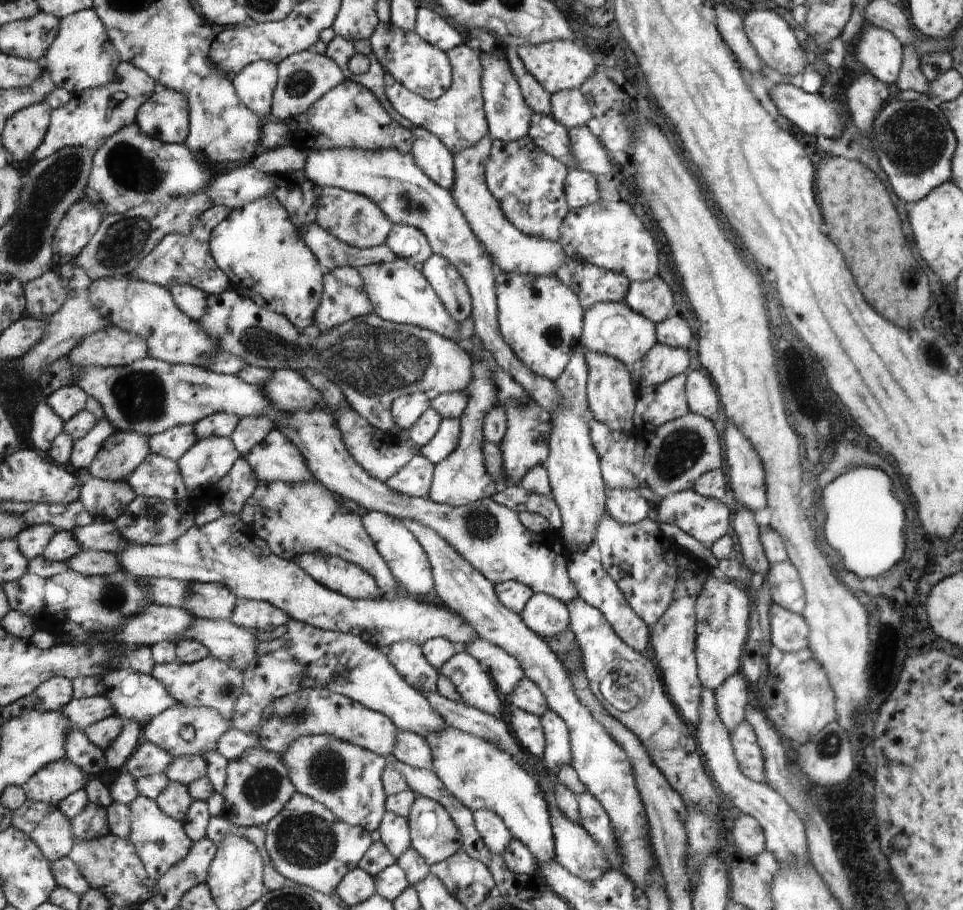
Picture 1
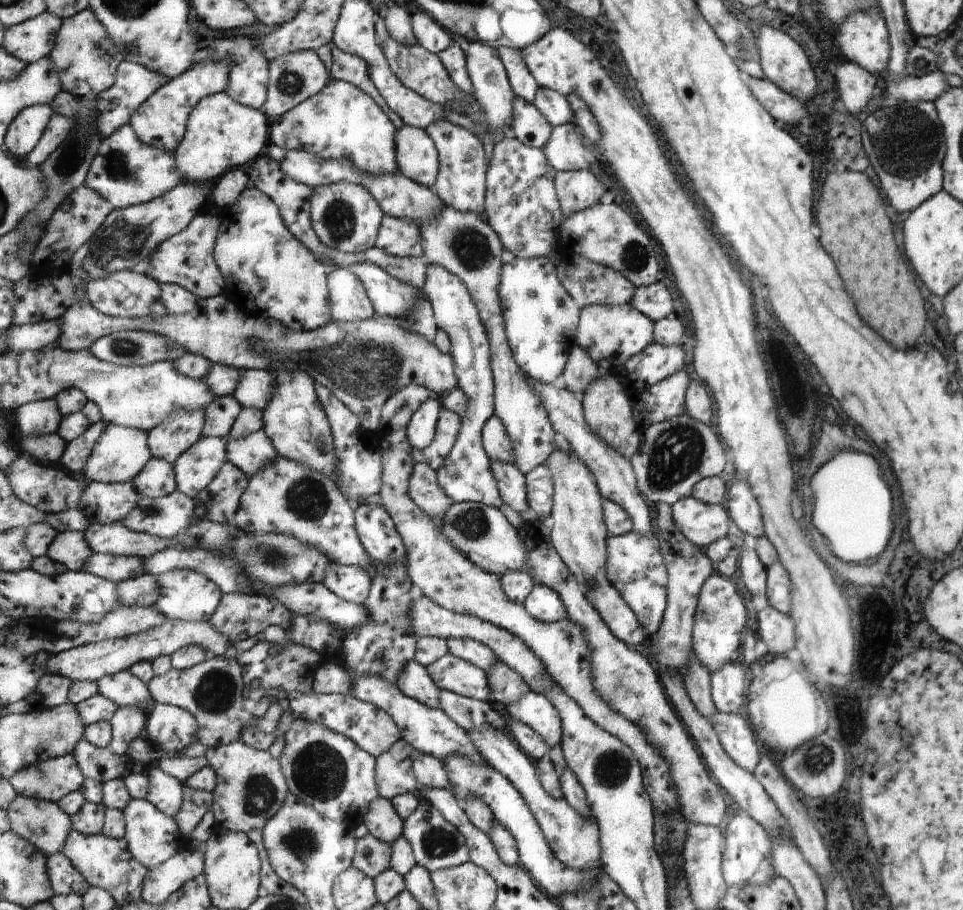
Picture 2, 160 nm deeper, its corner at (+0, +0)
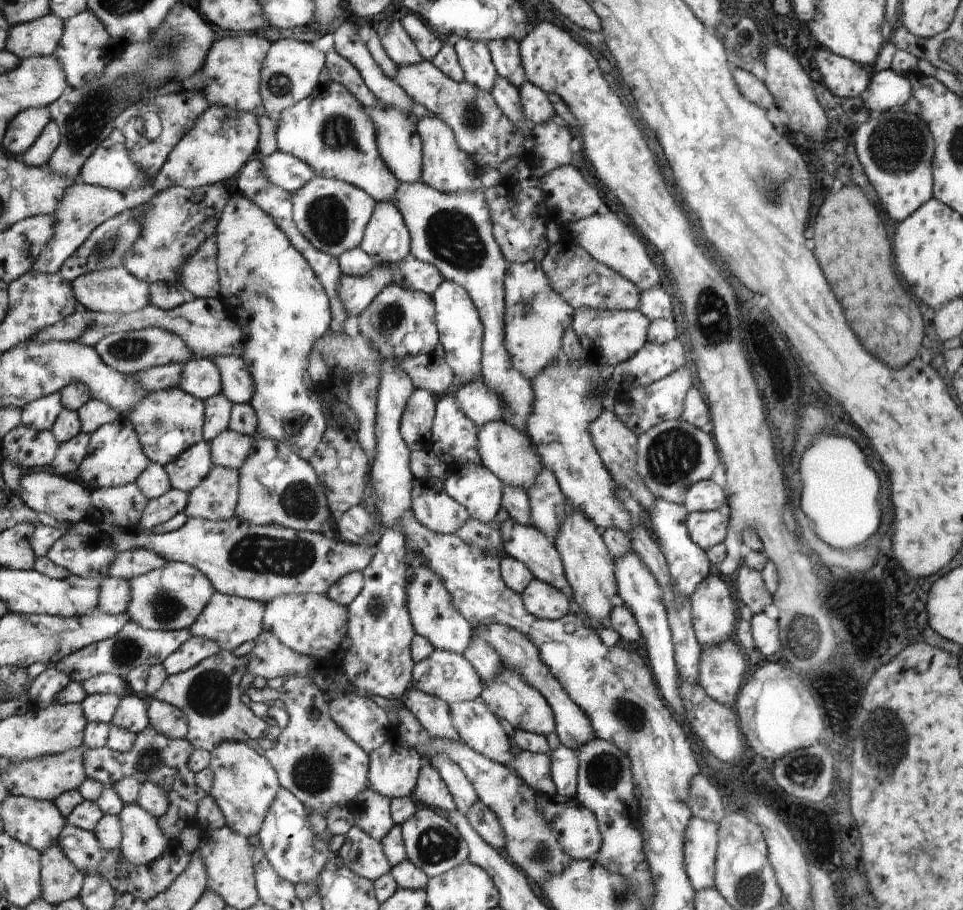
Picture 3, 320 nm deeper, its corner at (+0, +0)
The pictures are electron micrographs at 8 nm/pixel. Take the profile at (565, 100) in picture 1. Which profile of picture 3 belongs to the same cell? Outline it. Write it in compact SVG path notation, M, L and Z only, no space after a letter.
M526 82L518 90L521 109L530 127L549 122L556 117L549 95L537 85Z

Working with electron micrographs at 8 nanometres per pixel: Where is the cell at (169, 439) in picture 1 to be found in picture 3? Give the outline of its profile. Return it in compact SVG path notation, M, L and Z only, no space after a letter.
M179 387L148 392L148 396L132 408L128 417L136 429L145 455L162 466L172 463L193 444L204 440L205 401L198 400Z

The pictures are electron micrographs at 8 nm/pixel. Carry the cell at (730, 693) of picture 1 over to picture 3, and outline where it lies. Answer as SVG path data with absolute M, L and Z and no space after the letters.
M725 640L718 646L702 648L700 686L720 704L734 707L742 688L746 662L737 641Z

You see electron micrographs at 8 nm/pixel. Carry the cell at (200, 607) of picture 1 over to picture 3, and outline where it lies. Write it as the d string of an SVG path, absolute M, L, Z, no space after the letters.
M169 561L164 567L137 576L128 582L132 590L132 599L125 613L130 622L150 630L189 629L216 592L205 573L178 561Z

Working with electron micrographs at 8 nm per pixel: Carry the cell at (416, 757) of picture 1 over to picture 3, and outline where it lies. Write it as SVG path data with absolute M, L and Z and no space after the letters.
M421 759L413 796L420 800L425 807L439 808L440 811L448 813L457 809L456 800L452 800L452 793L441 779L440 773L424 759Z

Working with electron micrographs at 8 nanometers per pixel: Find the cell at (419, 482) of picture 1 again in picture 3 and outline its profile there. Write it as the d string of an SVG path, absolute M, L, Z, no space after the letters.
M439 478L412 479L411 509L420 524L441 535L454 535L471 514L446 491Z

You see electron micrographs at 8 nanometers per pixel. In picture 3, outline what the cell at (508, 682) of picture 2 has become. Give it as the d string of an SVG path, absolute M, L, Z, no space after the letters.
M474 626L472 628L468 648L463 652L463 655L470 661L484 682L493 679L499 673L502 662L496 649L488 645L478 631L474 631Z

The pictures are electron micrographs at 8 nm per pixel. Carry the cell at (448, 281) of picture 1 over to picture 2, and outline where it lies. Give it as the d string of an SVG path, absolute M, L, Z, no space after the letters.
M429 264L426 268L426 282L422 292L437 314L438 328L442 328L450 337L449 354L456 362L457 380L460 389L469 398L466 409L461 416L461 430L448 458L436 471L437 481L446 494L456 503L466 501L484 503L499 509L504 500L500 486L493 475L492 461L483 446L481 432L485 424L495 414L495 381L493 378L493 348L486 335L480 310L469 293L468 286L448 269L441 265Z

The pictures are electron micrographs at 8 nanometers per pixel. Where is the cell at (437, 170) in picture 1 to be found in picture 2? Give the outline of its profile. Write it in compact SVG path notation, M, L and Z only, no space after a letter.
M404 125L396 132L396 162L400 172L433 189L441 170L437 144L424 129Z

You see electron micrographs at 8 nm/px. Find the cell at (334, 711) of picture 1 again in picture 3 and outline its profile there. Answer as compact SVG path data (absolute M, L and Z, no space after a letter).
M348 693L332 699L330 713L337 725L367 753L396 736L388 714L368 697Z

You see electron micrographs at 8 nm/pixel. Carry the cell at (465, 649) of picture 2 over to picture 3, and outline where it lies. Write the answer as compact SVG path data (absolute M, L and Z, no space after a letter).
M405 546L407 567L405 568L406 579L406 606L412 621L415 634L426 637L435 649L452 651L458 654L468 648L472 625L454 608L453 599L449 589L442 582L441 577L430 568L427 558L418 551L411 551Z

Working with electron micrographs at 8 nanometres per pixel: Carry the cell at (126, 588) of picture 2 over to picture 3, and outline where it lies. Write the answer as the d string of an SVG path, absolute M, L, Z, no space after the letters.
M108 576L101 580L100 590L100 612L117 615L128 610L132 590L127 580Z

